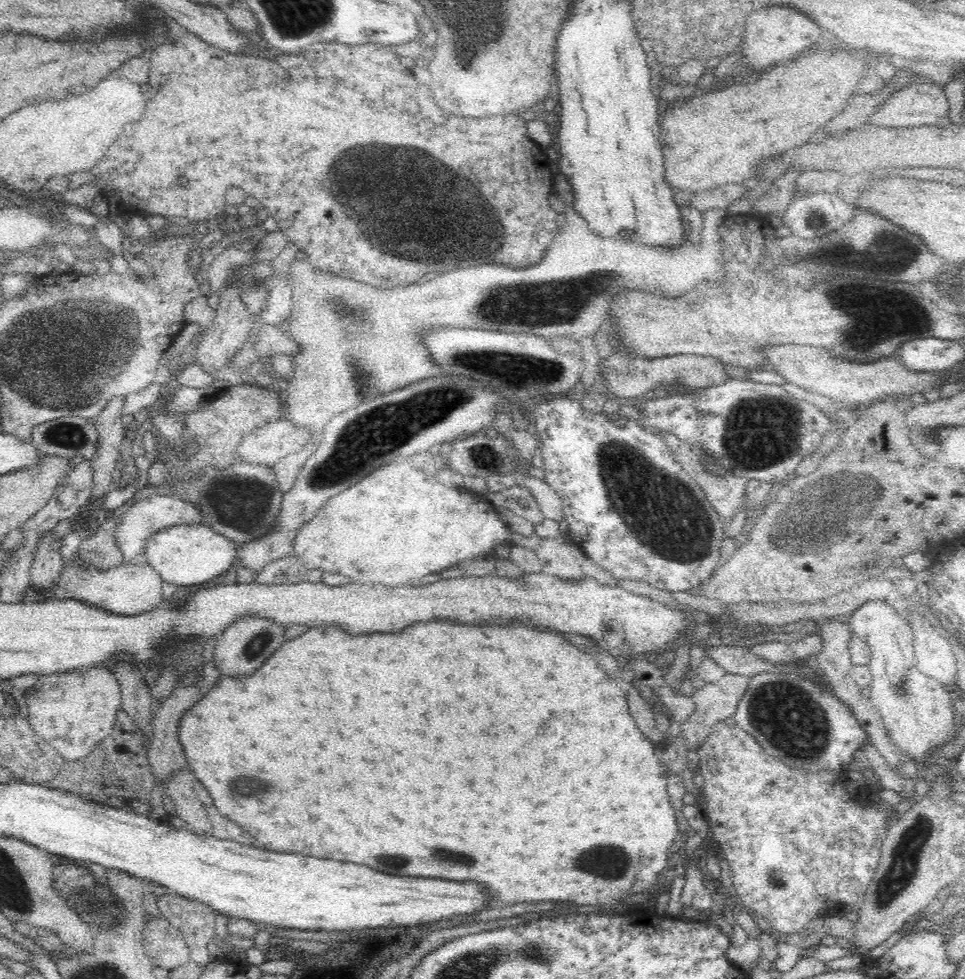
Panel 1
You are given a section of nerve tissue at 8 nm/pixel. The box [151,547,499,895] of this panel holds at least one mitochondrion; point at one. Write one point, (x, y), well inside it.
(246, 784)

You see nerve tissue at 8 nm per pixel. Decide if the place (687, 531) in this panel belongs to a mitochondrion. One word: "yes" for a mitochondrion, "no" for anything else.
yes

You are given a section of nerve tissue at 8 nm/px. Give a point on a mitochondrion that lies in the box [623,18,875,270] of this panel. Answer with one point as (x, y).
(819, 220)

